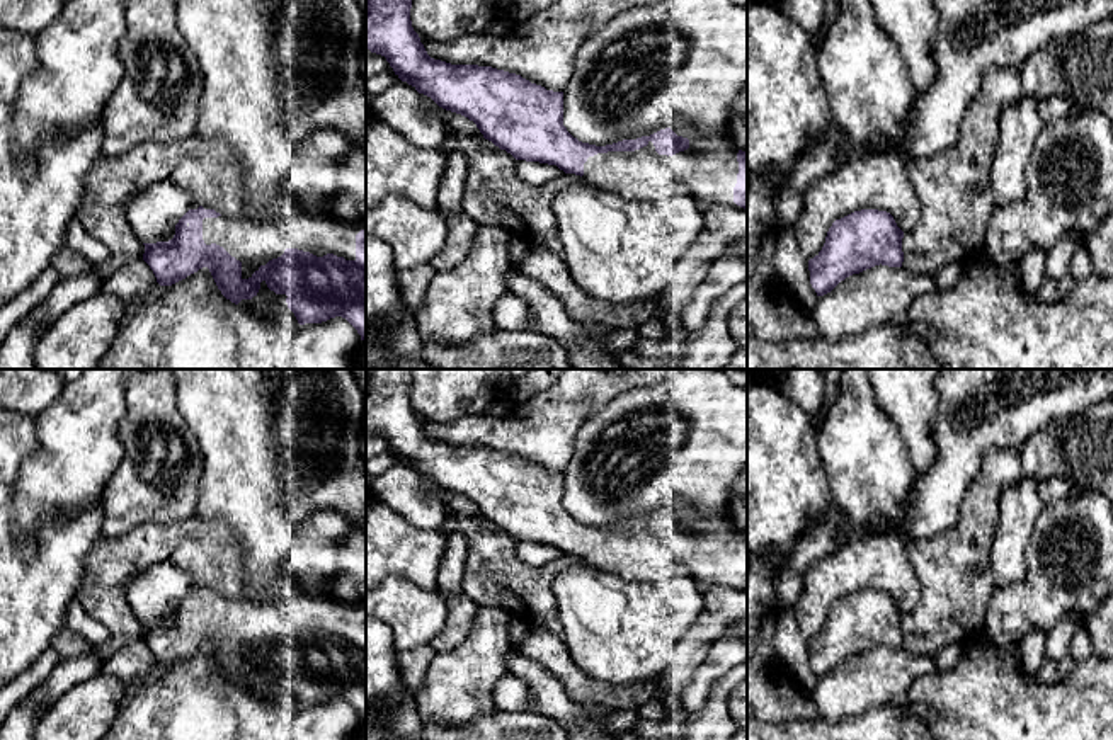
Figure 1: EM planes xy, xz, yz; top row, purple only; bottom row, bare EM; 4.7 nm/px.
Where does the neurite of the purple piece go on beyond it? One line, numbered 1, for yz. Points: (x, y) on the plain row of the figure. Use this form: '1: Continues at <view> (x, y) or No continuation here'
1: No continuation here

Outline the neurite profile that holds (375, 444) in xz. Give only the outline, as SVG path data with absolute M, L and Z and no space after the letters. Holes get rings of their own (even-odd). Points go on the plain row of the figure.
M366 430L366 461L381 453L395 454L385 437Z

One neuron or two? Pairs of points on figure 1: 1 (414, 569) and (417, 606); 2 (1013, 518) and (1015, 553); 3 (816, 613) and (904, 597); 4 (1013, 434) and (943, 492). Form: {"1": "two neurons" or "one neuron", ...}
{"1": "two neurons", "2": "one neuron", "3": "one neuron", "4": "one neuron"}

